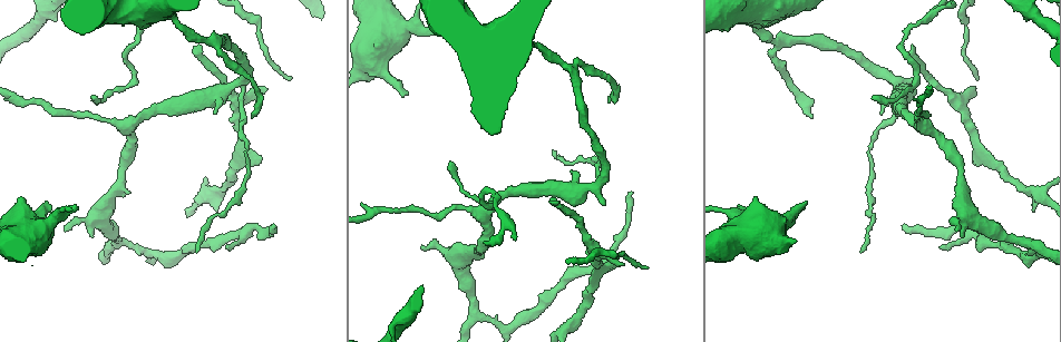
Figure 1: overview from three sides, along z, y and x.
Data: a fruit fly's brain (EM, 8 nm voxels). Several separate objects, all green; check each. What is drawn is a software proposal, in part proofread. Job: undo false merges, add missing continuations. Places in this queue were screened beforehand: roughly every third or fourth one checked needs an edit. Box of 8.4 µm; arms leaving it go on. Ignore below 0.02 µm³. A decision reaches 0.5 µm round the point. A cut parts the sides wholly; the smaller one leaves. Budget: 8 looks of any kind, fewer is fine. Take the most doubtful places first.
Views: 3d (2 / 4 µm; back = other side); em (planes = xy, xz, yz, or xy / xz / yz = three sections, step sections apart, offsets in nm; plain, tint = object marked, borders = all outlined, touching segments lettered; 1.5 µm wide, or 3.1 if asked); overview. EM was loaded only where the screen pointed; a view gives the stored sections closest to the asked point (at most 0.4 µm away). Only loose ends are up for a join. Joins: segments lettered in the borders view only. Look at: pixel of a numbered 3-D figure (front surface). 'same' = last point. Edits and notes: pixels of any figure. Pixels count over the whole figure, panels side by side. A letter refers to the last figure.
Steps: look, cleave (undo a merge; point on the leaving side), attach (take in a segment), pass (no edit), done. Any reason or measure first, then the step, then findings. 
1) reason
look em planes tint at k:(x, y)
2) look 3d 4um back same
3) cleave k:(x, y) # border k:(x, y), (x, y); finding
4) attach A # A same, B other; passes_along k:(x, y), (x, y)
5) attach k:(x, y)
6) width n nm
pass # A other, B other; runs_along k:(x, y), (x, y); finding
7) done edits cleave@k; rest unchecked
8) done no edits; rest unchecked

an open end
look em planes borders at 1:(570, 172)

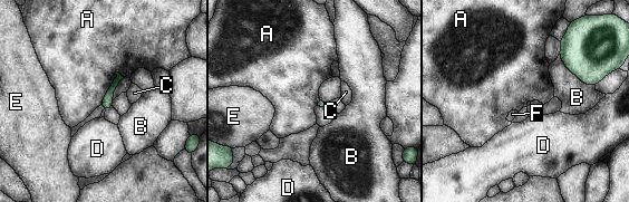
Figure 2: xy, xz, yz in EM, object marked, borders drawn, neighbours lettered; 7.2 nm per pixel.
longest_contact B 340 nm
pass # A other, B other, C other, D other, E other, F other; none of them fits

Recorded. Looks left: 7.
branch stops here
look em xy step 4 tint at 1:(806, 201)

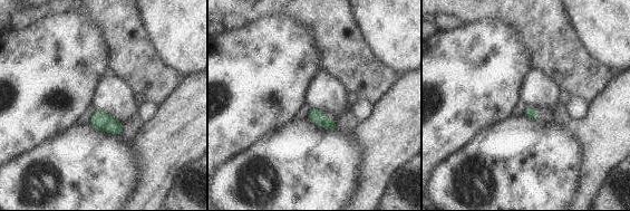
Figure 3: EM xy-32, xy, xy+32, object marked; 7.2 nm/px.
cut it another way
look em planes tint same

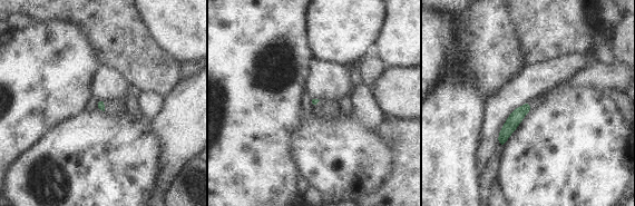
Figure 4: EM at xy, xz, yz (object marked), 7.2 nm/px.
look em planes borders same

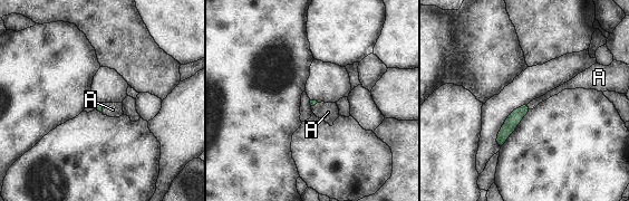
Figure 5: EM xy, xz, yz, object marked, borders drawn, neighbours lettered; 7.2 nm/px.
attach A # A same; passes_along 5:(513, 120), (528, 106), (534, 103); it goes on there

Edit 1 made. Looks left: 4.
an open end
look em planes tint at 1:(193, 48)

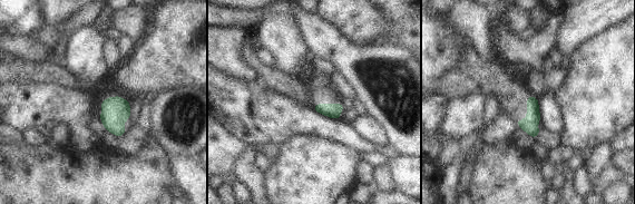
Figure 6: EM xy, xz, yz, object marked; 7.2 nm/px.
what lies round it
look em planes borders same

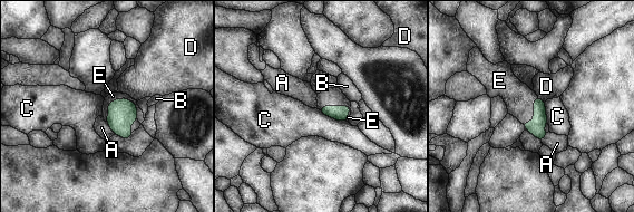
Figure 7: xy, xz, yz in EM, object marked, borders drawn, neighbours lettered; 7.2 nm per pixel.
attach E # A other, B other, C other, D other, E same; passes_along 7:(122, 113), (114, 100), (113, 96); the neuron continues

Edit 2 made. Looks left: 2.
free end
look em xy step 4 borders at 1:(871, 98)

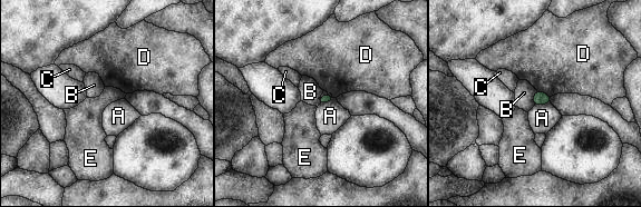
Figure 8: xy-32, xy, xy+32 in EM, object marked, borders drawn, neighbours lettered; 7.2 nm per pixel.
another direction
look em planes borders same

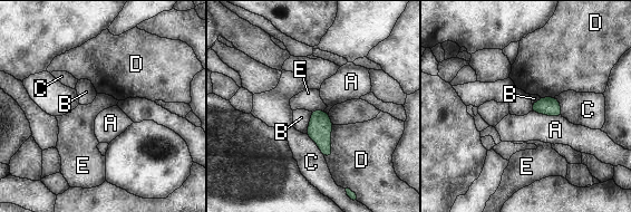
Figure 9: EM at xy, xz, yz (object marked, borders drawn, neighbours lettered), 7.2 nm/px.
longest_contact D 260 nm
pass # A other, B other, C other, D other, E other; border 9:(322, 111), (311, 112); none of them fits

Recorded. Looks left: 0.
done edits attach@5, attach@7; rest unchecked

